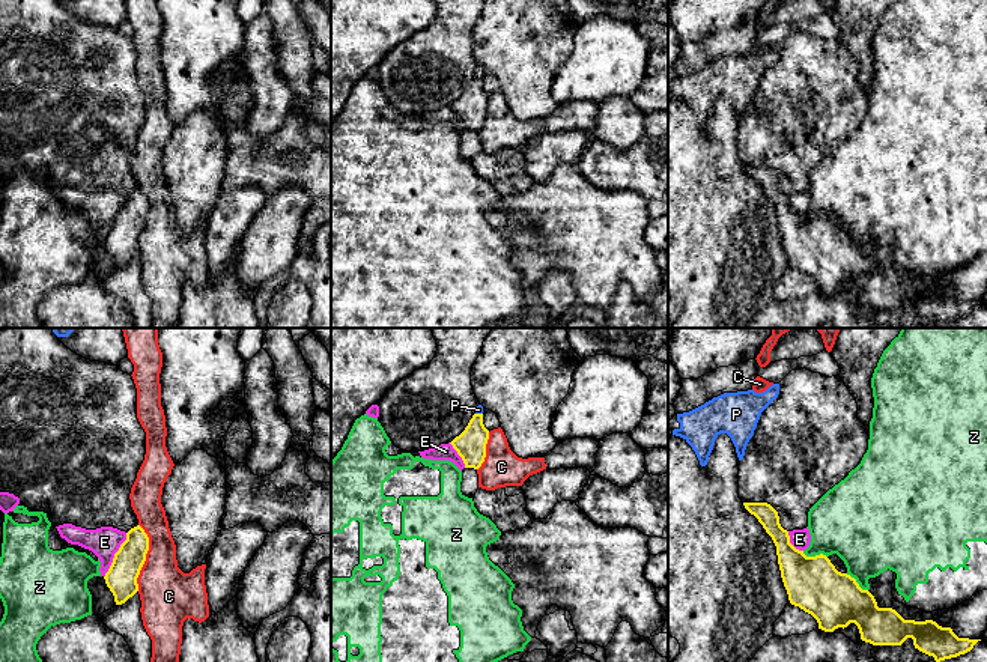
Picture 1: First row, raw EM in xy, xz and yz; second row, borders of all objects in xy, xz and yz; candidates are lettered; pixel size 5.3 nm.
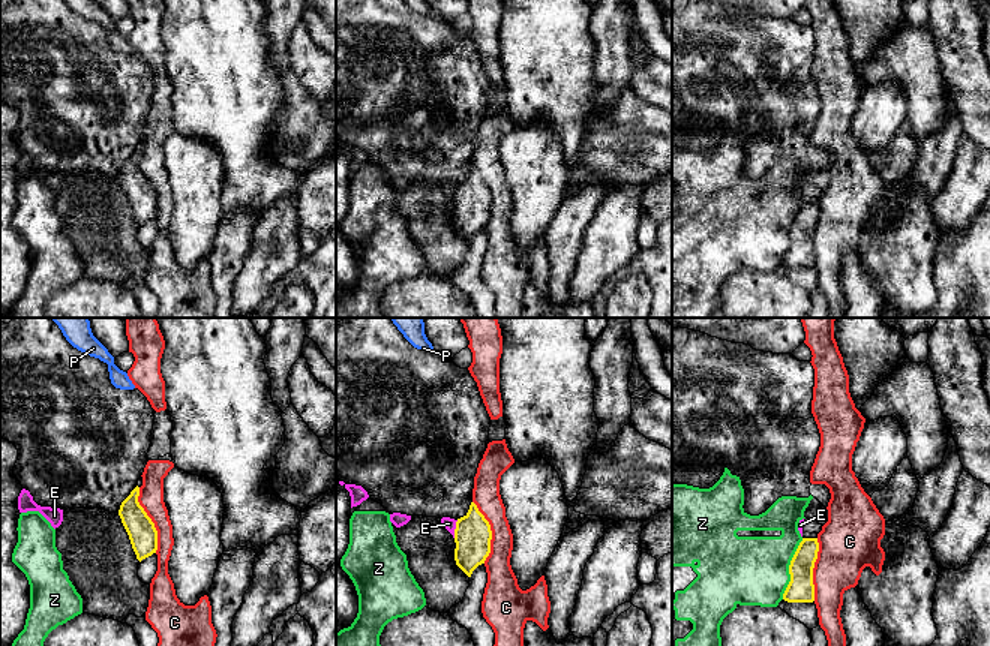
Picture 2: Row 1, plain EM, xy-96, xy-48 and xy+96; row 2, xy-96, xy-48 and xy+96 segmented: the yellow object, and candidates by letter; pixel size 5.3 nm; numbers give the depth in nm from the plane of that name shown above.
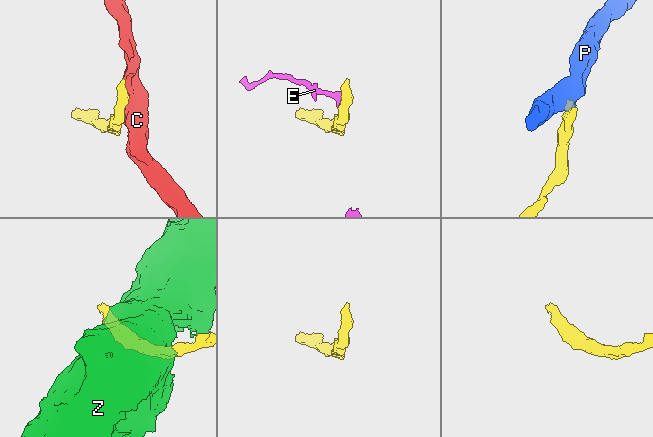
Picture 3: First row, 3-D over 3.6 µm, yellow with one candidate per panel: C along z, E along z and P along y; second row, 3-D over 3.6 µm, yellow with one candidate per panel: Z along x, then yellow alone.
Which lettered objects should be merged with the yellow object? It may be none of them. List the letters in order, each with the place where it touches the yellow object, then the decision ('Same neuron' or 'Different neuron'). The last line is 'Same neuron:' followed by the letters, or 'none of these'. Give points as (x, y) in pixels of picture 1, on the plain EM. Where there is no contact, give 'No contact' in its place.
C: Touches yellow at xy (145, 220). Different neuron
E: Touches yellow at xy (115, 218). Different neuron
P: Touches yellow at xz (479, 77). Same neuron
Z: Touches yellow at yz (816, 218). Different neuron
Same neuron: P

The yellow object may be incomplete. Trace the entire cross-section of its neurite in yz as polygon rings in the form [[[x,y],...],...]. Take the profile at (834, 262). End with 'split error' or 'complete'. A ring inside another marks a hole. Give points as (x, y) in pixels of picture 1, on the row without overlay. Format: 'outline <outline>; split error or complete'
outline [[[770,167],[743,169],[758,182],[776,209],[790,266],[811,277],[818,292],[834,295],[855,286],[861,302],[873,308],[901,308],[912,301],[915,311],[933,319],[936,325],[964,317],[981,304],[958,301],[951,290],[942,290],[933,283],[904,283],[892,271],[879,271],[874,259],[862,253],[855,241],[838,235],[826,218],[806,220],[803,214],[796,212]]]; complete

